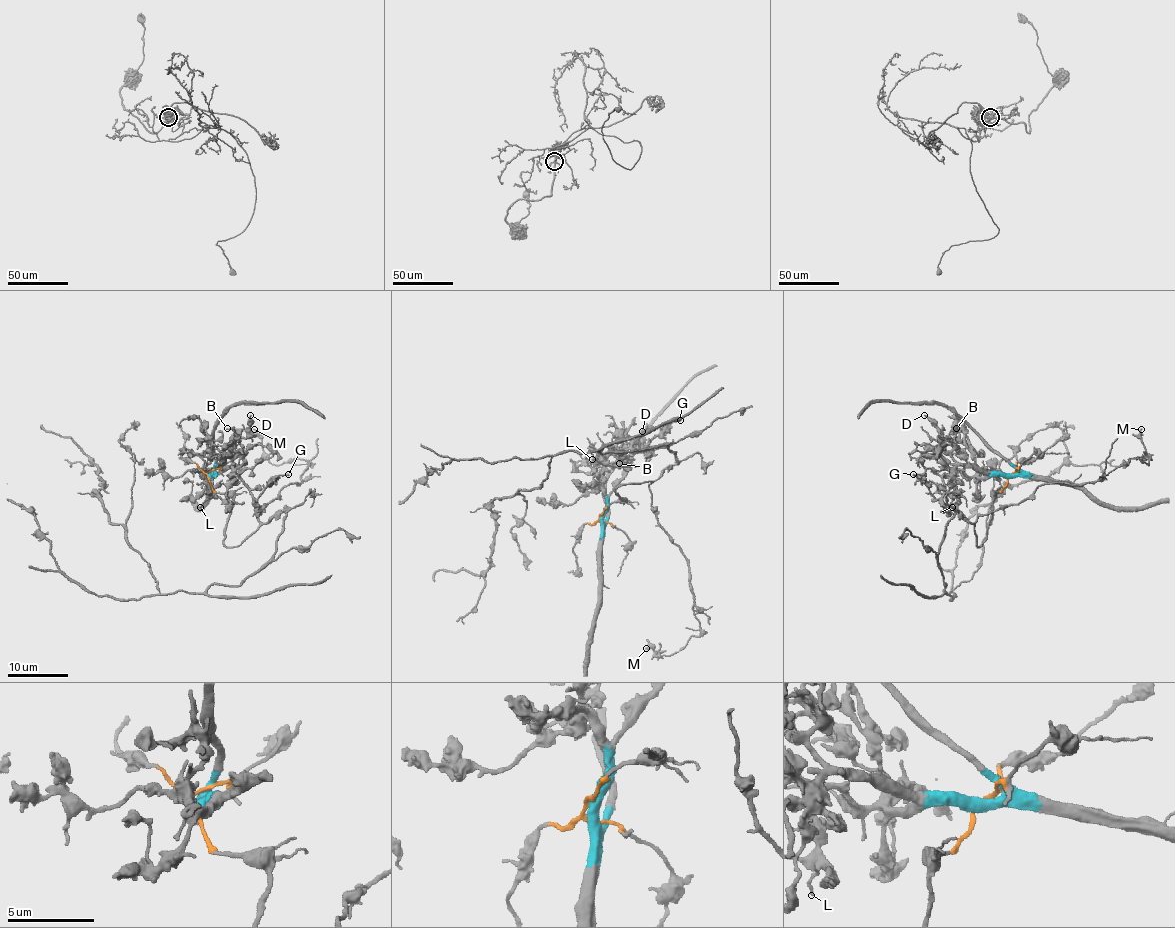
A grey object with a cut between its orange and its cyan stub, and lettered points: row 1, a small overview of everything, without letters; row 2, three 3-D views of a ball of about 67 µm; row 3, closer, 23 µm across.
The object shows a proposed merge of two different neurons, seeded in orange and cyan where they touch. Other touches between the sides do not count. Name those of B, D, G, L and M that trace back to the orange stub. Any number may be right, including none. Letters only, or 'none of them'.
M

